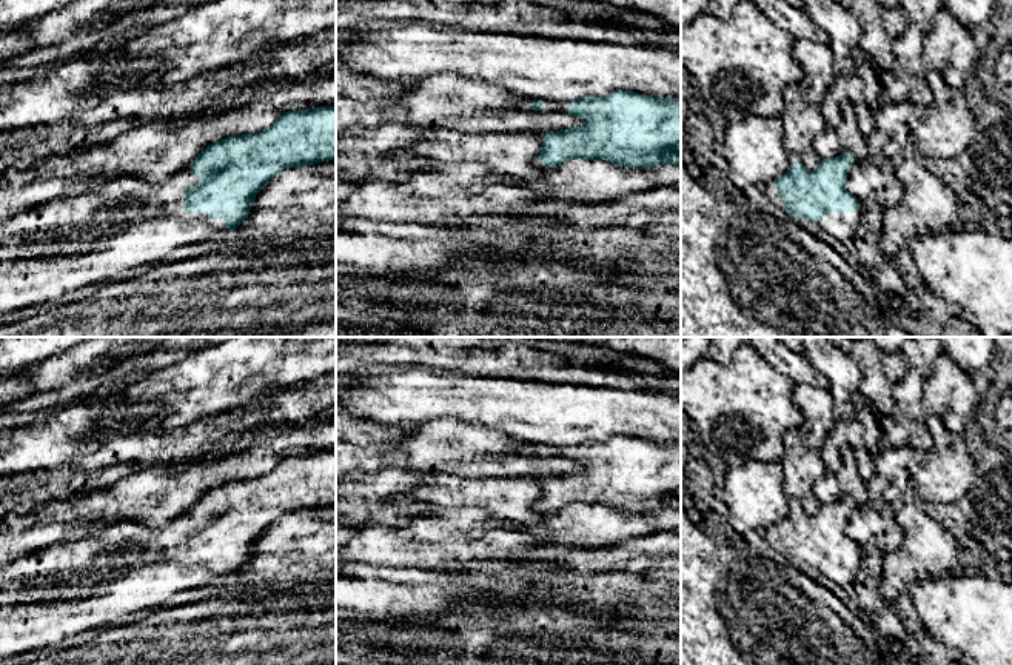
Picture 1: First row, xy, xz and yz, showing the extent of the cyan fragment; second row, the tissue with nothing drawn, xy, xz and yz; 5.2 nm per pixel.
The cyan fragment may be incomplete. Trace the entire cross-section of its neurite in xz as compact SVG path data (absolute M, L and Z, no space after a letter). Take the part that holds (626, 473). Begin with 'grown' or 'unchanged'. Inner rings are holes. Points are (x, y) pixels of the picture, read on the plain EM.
grown; M618 434L604 442L585 440L575 446L525 445L522 453L567 457L582 465L581 471L544 479L538 503L545 513L571 503L598 503L633 514L681 508L681 445Z

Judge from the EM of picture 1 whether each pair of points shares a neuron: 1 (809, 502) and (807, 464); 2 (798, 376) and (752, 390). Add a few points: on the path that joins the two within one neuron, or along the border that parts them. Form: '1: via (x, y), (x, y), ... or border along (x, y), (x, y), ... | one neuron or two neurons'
1: via (807, 493), (807, 473) | one neuron
2: border along (761, 356), (794, 384) | two neurons

